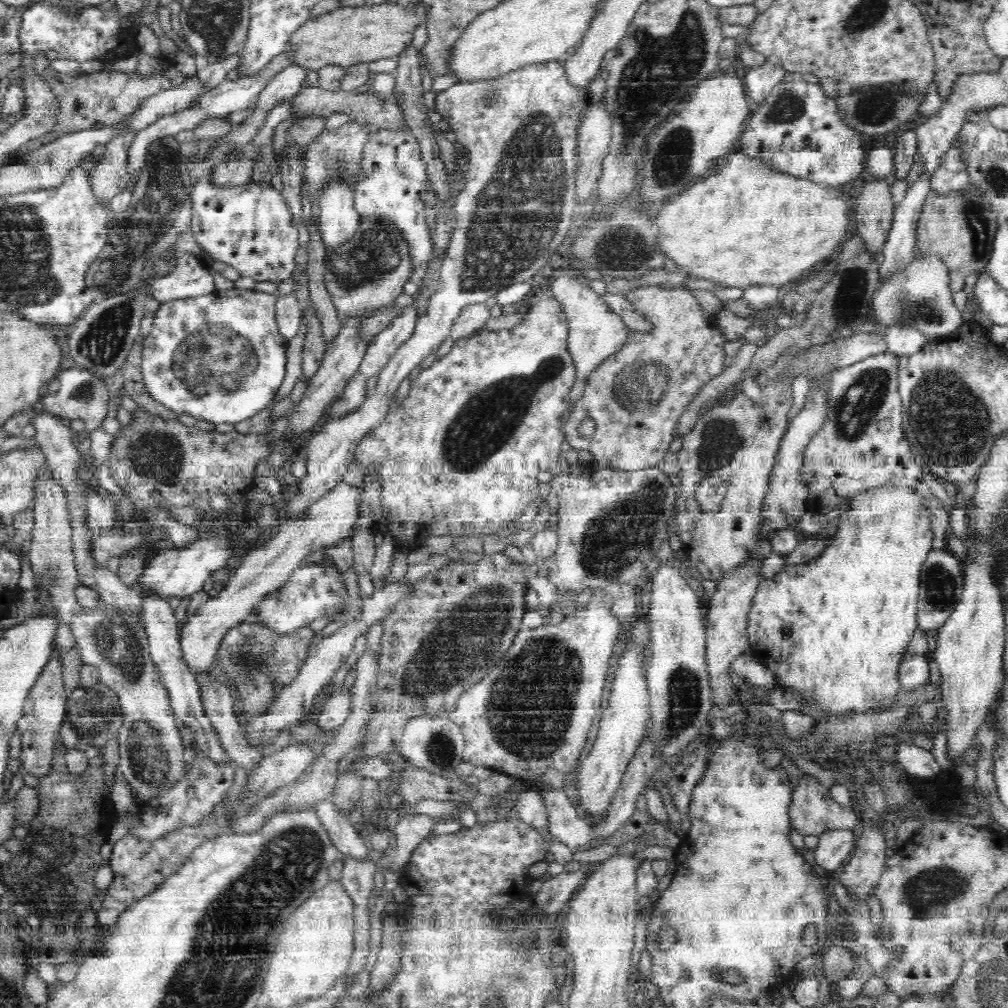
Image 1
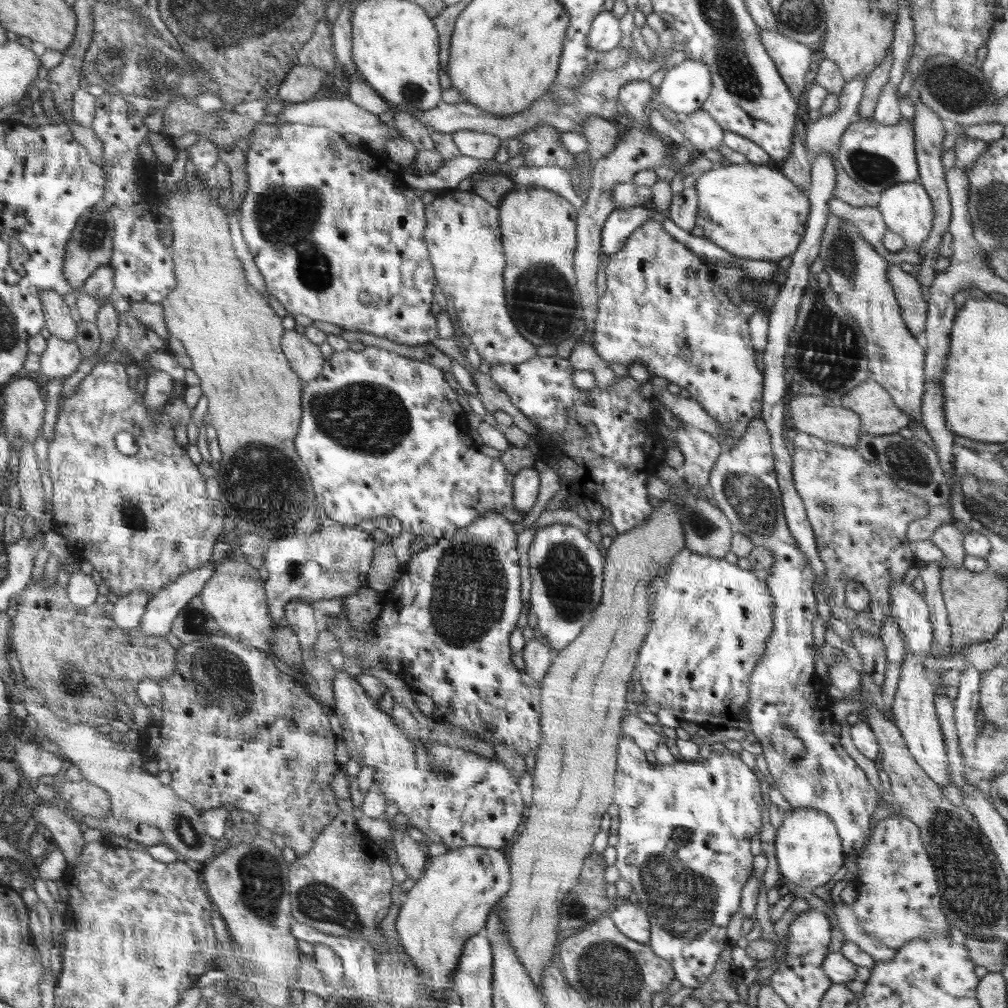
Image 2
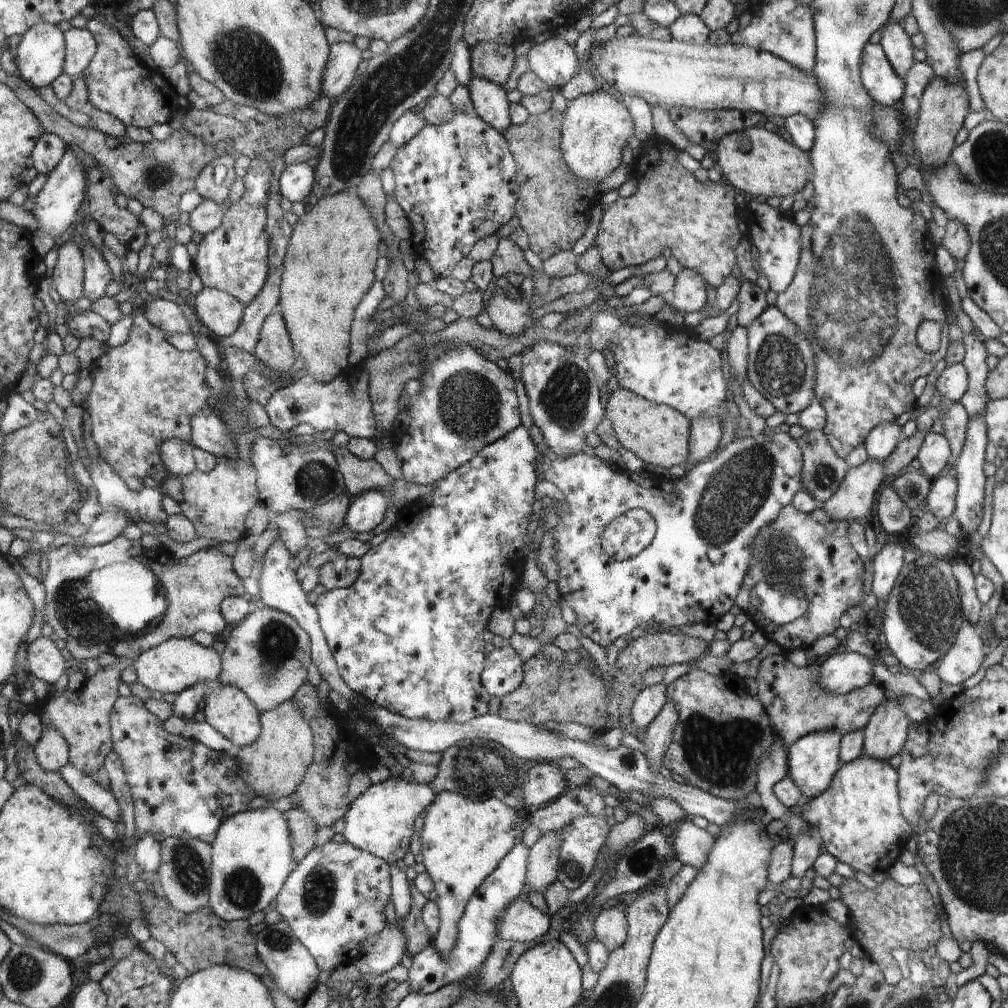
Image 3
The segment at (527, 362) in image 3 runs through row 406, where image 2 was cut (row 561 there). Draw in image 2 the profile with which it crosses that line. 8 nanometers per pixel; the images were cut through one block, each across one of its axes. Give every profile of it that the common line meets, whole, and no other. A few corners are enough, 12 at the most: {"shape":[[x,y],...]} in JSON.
{"shape":[[578,528],[528,552],[537,634],[557,654],[591,621],[602,556]]}

